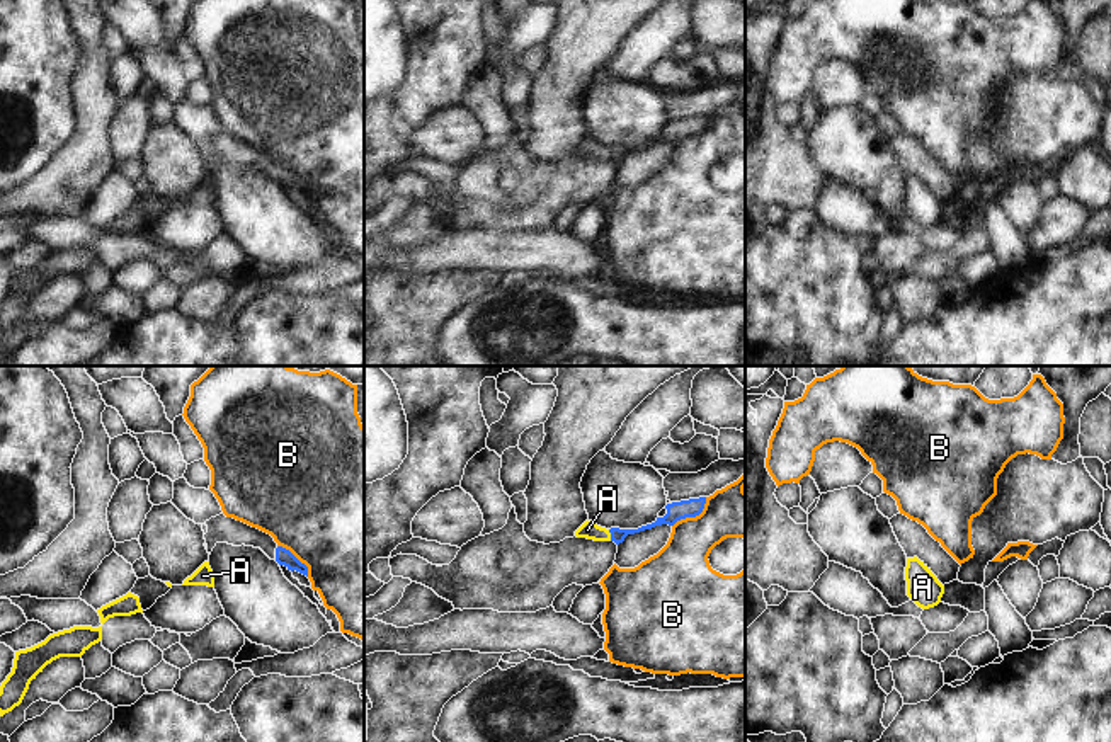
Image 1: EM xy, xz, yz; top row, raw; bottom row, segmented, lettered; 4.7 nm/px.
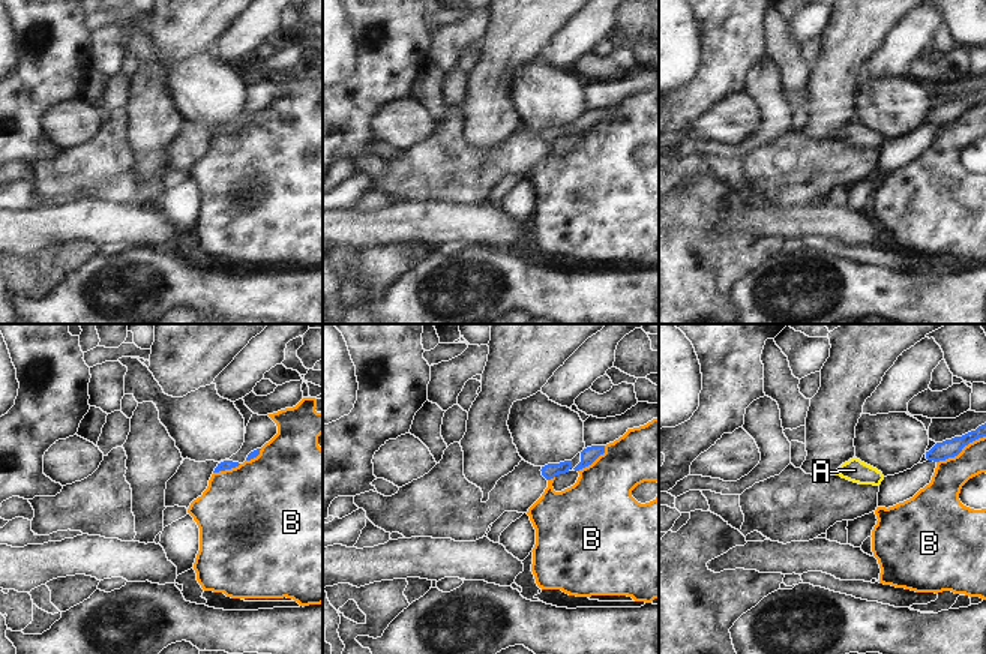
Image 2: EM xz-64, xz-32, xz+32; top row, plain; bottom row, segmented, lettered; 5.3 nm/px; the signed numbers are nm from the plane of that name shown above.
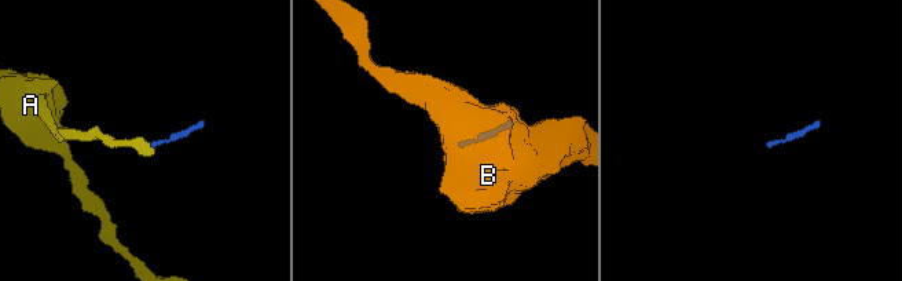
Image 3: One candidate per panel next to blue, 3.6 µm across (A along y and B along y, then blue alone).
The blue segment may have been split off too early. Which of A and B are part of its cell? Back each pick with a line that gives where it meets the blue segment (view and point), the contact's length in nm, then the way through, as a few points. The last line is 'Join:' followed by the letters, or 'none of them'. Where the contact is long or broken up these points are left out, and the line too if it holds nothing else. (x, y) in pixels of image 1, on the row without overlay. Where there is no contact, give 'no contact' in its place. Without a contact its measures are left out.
A: contact xz (611, 154); length 60 nm; way xz (618, 154), (611, 154), (587, 148)
Join: A

